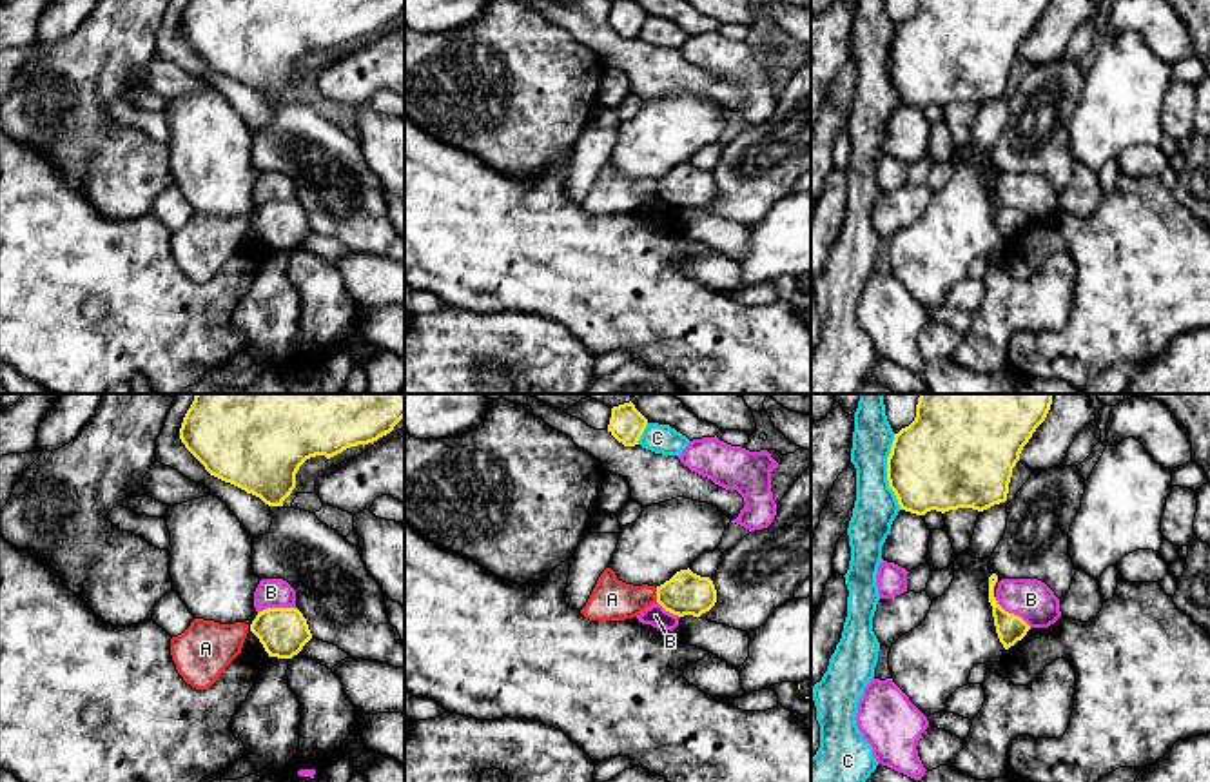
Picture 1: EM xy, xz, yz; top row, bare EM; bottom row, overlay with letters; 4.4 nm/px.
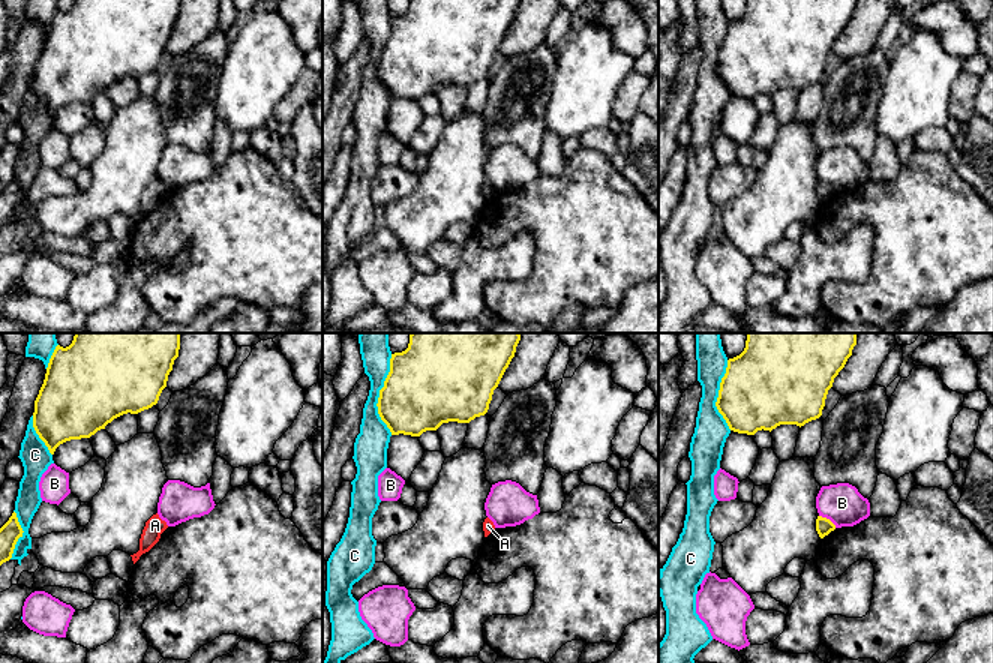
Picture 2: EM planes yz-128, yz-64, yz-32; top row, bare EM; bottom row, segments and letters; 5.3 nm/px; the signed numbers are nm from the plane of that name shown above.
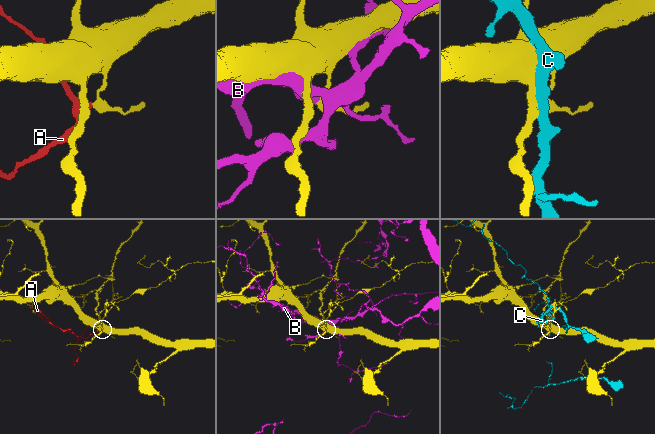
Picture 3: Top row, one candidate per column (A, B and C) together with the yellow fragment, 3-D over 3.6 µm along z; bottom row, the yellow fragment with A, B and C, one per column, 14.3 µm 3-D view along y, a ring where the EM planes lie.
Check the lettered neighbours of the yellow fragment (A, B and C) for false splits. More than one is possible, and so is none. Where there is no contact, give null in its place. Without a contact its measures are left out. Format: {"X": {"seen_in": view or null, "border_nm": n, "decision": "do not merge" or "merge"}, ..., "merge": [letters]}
{"A": {"seen_in": "xz", "border_nm": 60, "decision": "do not merge"}, "B": {"seen_in": "yz", "border_nm": 220, "decision": "do not merge"}, "C": {"seen_in": "yz", "border_nm": 340, "decision": "do not merge"}, "merge": []}

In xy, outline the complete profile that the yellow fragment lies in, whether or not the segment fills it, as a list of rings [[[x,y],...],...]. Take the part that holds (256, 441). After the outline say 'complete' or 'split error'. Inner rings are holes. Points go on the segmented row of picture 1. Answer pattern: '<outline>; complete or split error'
[[[196,394],[180,439],[210,475],[283,506],[307,459],[374,443],[403,417],[405,394]]]; complete

